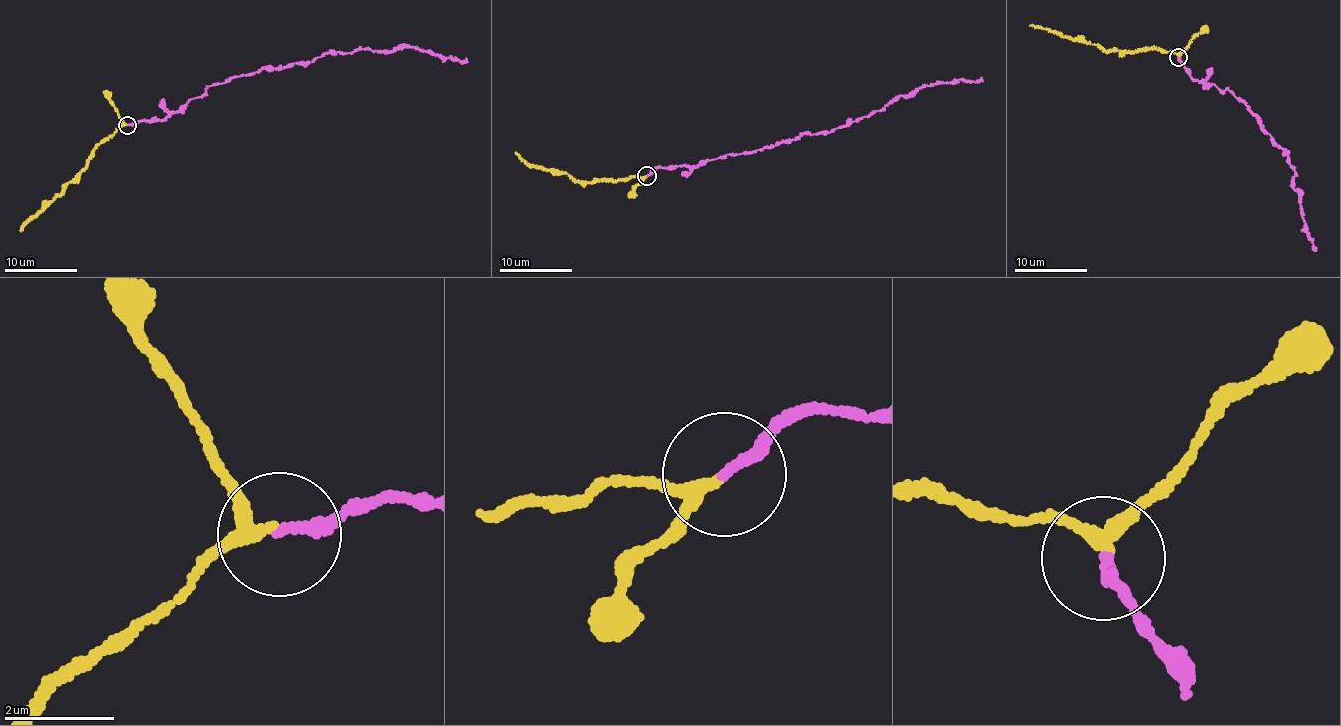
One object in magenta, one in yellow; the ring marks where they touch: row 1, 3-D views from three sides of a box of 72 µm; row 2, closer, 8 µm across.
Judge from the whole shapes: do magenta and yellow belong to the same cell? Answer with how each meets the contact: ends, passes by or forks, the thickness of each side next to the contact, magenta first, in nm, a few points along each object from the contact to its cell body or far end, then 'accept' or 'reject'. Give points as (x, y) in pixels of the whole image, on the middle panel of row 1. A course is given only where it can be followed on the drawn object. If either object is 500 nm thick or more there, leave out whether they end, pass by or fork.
magenta ends there; yellow passes by; 220 nm thick on the magenta side, 220 nm on the other; magenta runs (646, 176), (653, 169), (685, 164), (691, 167), (808, 132), (833, 131), (921, 88), (981, 77); yellow runs (646, 176), (580, 183), (567, 173), (557, 174), (533, 167), (515, 152); accept

